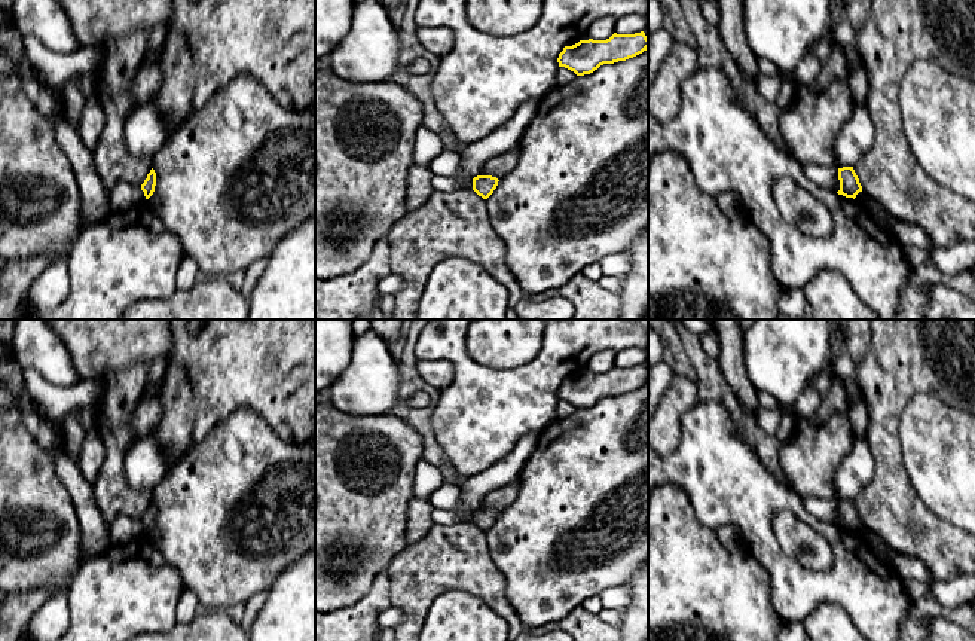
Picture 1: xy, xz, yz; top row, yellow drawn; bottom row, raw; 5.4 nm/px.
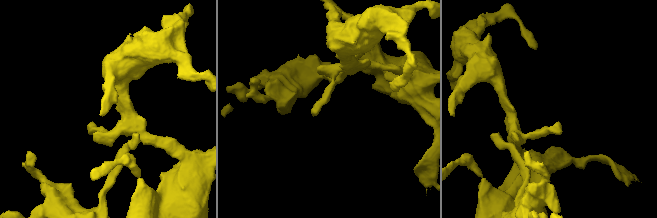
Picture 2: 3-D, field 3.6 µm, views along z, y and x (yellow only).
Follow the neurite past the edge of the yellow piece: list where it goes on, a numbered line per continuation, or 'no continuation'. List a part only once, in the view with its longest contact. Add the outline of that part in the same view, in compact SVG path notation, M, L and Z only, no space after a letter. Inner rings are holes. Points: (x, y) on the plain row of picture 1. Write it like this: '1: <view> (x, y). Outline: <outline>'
no continuation

